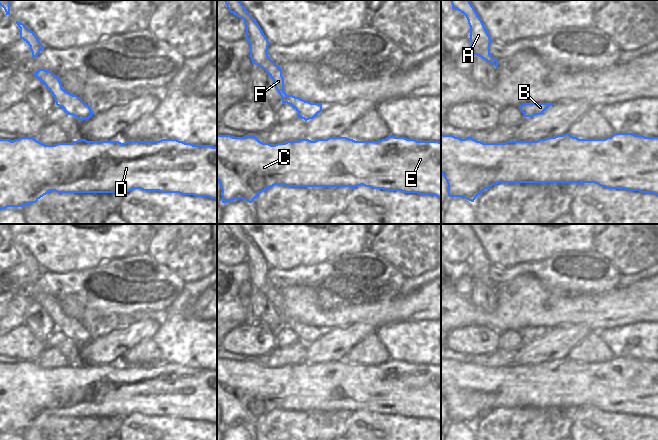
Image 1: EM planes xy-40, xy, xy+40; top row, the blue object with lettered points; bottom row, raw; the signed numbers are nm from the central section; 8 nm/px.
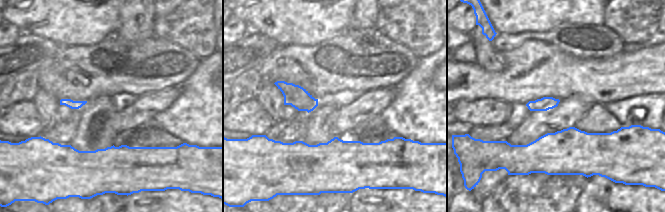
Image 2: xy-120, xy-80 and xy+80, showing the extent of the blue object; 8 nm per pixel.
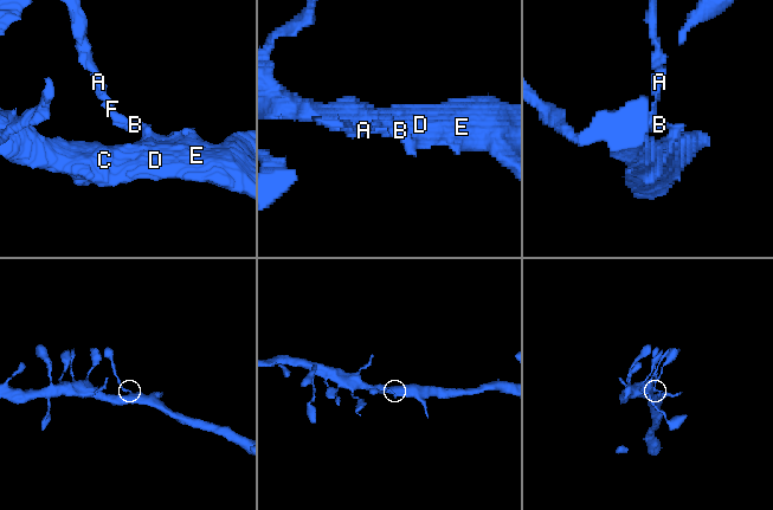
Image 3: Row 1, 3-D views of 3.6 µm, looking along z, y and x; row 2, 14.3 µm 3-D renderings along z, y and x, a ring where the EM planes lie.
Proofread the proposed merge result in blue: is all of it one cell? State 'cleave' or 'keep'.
cleave

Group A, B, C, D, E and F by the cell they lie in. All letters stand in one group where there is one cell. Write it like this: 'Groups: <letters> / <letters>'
Groups: A / B C D E F

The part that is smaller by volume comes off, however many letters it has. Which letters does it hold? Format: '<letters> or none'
A

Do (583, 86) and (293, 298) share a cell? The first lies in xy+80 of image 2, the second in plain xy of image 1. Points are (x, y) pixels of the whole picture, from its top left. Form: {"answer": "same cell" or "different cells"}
{"answer": "same cell"}

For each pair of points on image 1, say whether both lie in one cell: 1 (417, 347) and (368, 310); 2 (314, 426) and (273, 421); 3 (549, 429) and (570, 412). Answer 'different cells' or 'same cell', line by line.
1: different cells
2: same cell
3: same cell

